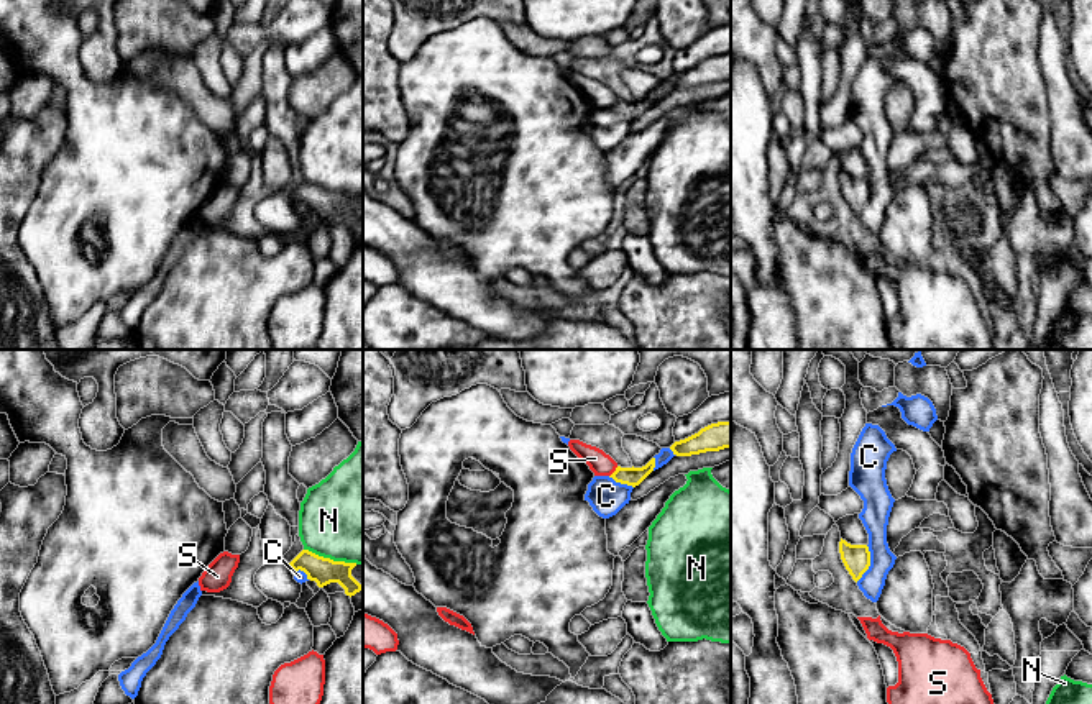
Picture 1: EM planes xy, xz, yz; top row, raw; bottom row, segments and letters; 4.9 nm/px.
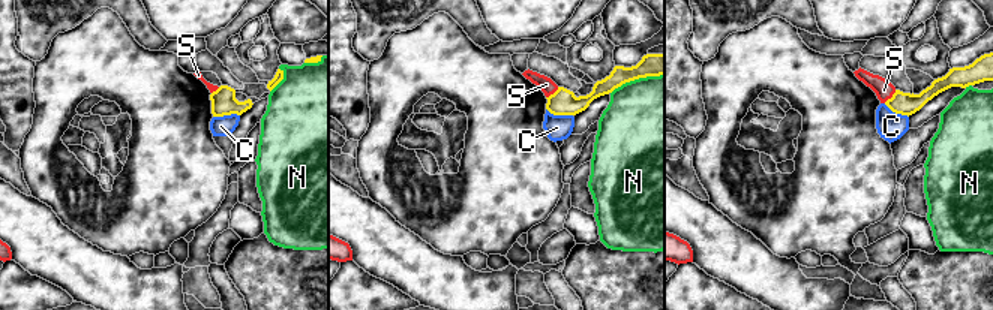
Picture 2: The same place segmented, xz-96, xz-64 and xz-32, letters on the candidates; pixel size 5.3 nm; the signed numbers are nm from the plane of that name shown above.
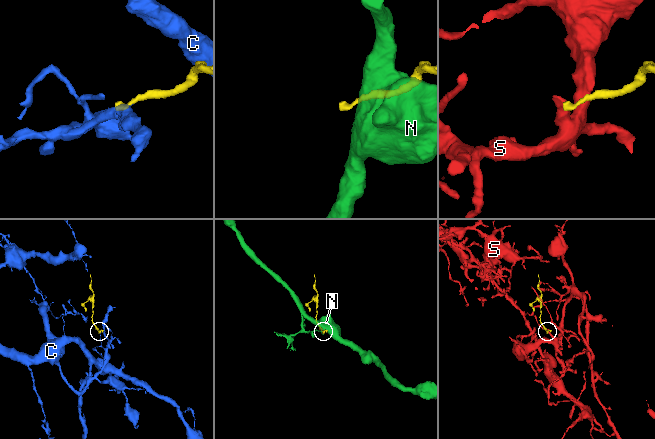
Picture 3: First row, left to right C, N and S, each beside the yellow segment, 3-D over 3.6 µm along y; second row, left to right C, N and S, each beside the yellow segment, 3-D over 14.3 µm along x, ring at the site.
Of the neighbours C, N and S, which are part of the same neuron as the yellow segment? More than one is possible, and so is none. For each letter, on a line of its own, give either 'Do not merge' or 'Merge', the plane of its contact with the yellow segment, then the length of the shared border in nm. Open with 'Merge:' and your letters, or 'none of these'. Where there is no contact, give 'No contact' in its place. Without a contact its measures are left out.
Merge: none of these
C: Do not merge. Touches yellow in yz. Shared border 190 nm
N: Do not merge. Touches yellow in xy. Shared border 280 nm
S: Do not merge. Touches yellow in xz. Shared border 70 nm

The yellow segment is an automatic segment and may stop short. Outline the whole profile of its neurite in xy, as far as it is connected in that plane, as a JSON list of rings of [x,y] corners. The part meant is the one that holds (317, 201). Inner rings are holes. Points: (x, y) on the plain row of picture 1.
[[[302,182],[289,197],[292,203],[304,203],[307,212],[315,213],[319,220],[338,215],[350,230],[363,223],[363,218],[351,208],[356,195],[333,194]]]

